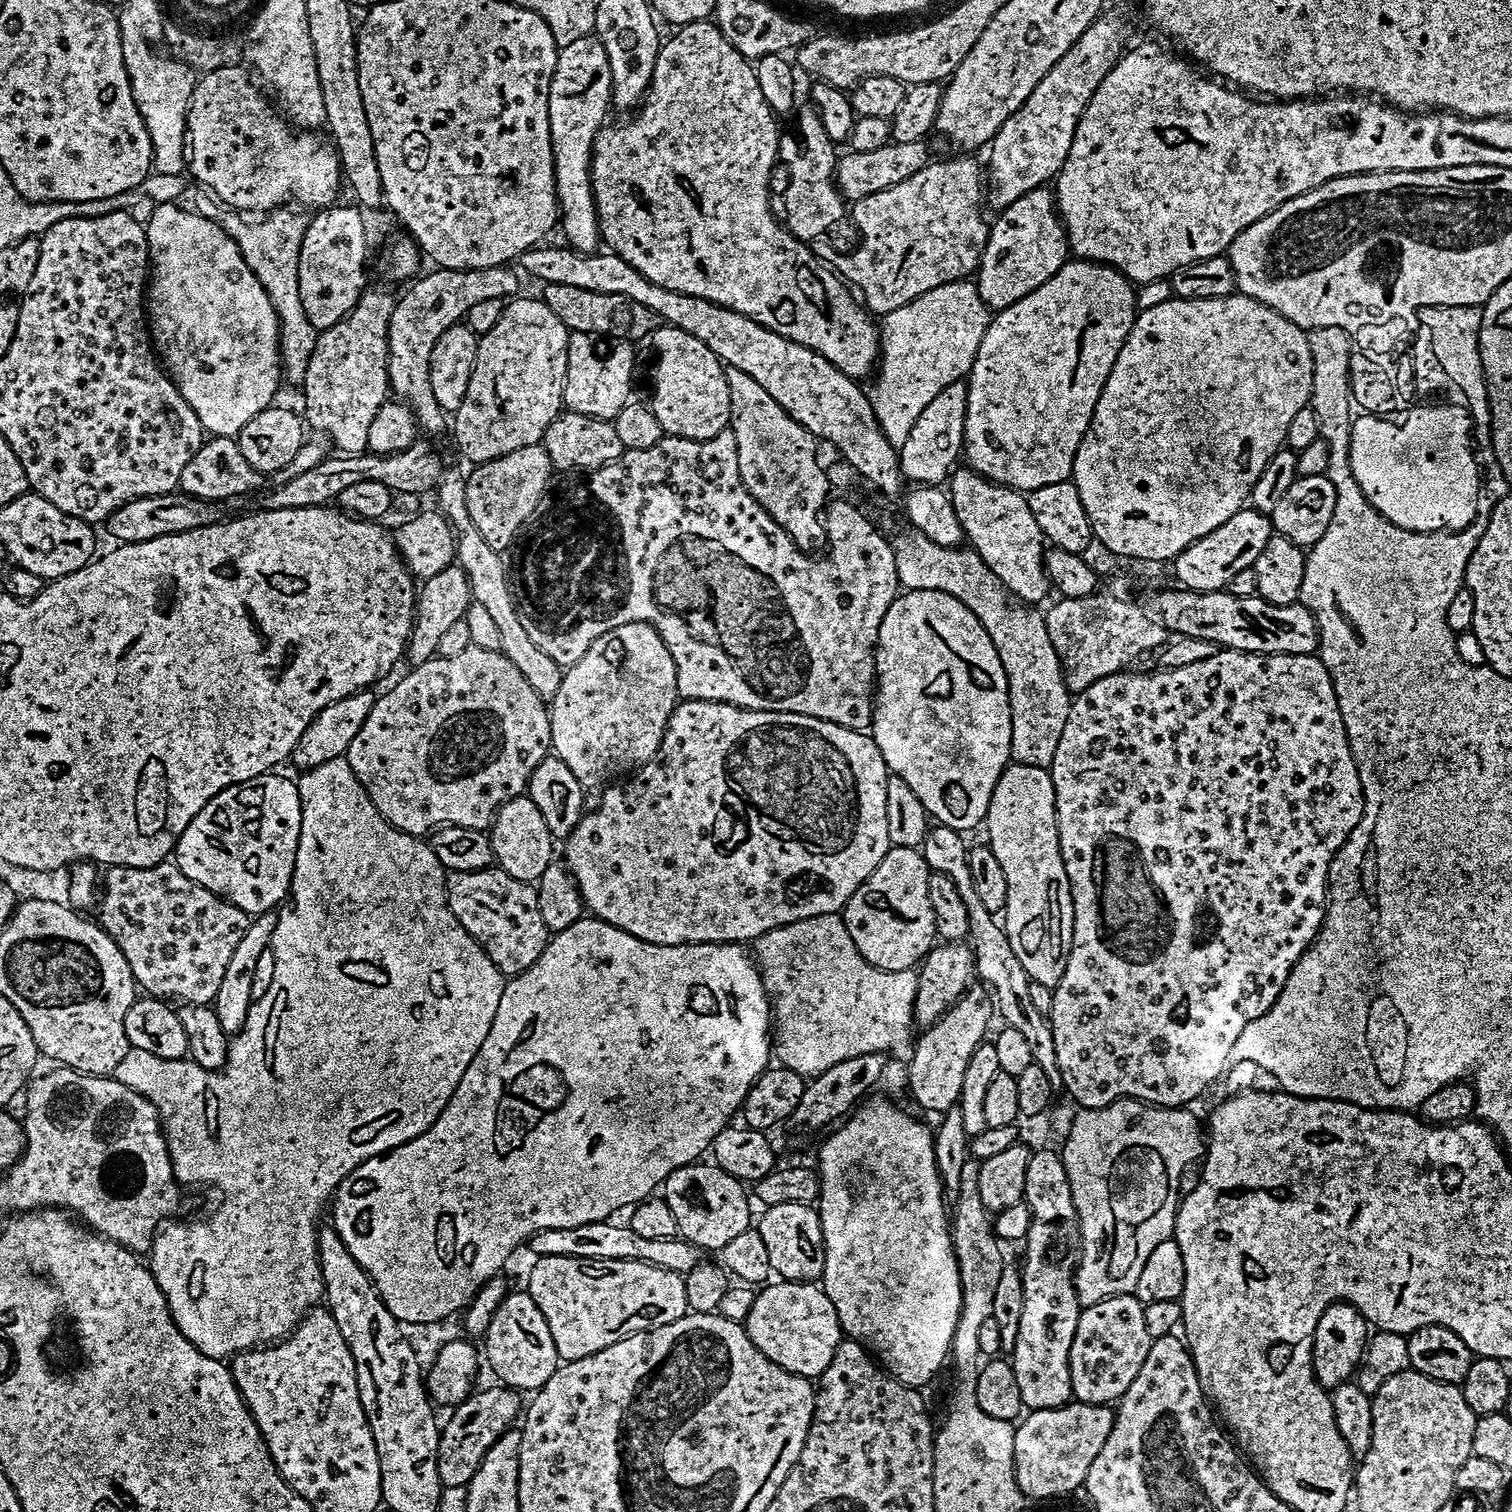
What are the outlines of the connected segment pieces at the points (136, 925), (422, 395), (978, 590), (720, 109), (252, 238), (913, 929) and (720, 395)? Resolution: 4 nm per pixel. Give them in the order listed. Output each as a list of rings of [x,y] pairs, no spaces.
[[[172,862],[145,868],[117,864],[105,872],[98,896],[98,923],[122,950],[137,985],[157,998],[211,1004],[230,957],[246,934],[248,913],[186,878]]]
[[[512,266],[470,269],[437,267],[432,270],[436,272],[425,271],[411,285],[413,288],[397,299],[388,327],[388,386],[416,415],[417,425],[423,431],[425,428],[428,432],[440,432],[446,420],[446,414],[438,406],[434,390],[430,387],[430,353],[434,350],[434,342],[438,342],[450,326],[461,323],[467,317],[470,306],[486,302],[486,298],[504,300],[515,297],[519,293],[516,291],[520,288],[521,276],[515,270]]]
[[[907,530],[908,532],[904,532],[901,534],[897,540],[894,540],[894,547],[896,550],[896,573],[898,574],[898,578],[900,579],[900,588],[904,590],[911,590],[913,588],[917,588],[918,590],[934,590],[935,592],[945,592],[946,594],[950,594],[954,597],[958,602],[962,602],[967,606],[969,610],[978,618],[978,622],[984,629],[986,630],[986,634],[990,634],[990,638],[994,642],[994,650],[998,650],[998,658],[1002,662],[1002,666],[1004,667],[1004,672],[1009,676],[1010,675],[1010,664],[1018,664],[1018,662],[1050,662],[1050,666],[1060,666],[1060,659],[1058,658],[1058,654],[1054,650],[1054,646],[1050,642],[1050,638],[1044,638],[1044,642],[1038,642],[1038,638],[1034,638],[1034,634],[1036,632],[1032,632],[1032,638],[1028,640],[1026,638],[1026,630],[1032,630],[1032,628],[1036,628],[1038,626],[1038,630],[1040,630],[1040,624],[1043,622],[1044,617],[1041,613],[1037,611],[1035,607],[1025,606],[1023,603],[1014,602],[1013,597],[1010,595],[1007,588],[1005,588],[1004,583],[1000,581],[999,578],[995,576],[994,573],[990,570],[990,566],[986,566],[986,562],[982,562],[982,558],[977,552],[975,552],[971,547],[968,546],[957,546],[955,548],[947,548],[946,546],[938,546],[938,542],[930,542],[930,538],[926,538],[922,533],[917,532],[915,530]]]
[[[711,19],[699,20],[698,22],[690,22],[689,24],[679,25],[675,29],[676,32],[672,37],[665,39],[660,45],[660,53],[658,58],[654,62],[654,74],[652,75],[652,81],[648,83],[647,93],[639,105],[637,114],[633,120],[628,120],[625,124],[620,124],[617,128],[611,128],[611,126],[605,126],[601,128],[598,135],[596,135],[596,141],[592,147],[592,193],[596,199],[596,213],[600,219],[600,235],[603,243],[607,245],[611,251],[615,252],[617,256],[621,256],[626,262],[630,262],[630,266],[634,266],[634,270],[641,272],[650,282],[654,282],[658,286],[662,286],[666,290],[674,290],[675,292],[681,292],[682,294],[690,294],[691,296],[697,296],[698,298],[706,298],[710,302],[715,304],[721,304],[726,306],[730,310],[734,310],[738,314],[743,316],[749,316],[754,322],[758,322],[762,326],[766,326],[771,332],[777,332],[782,334],[788,340],[798,342],[802,346],[806,346],[810,350],[814,350],[818,354],[822,354],[822,358],[826,358],[833,366],[838,370],[842,370],[842,374],[853,378],[861,378],[868,371],[873,371],[874,365],[877,363],[880,355],[880,329],[877,321],[870,315],[867,308],[864,307],[863,303],[854,295],[853,289],[849,287],[847,283],[831,267],[828,268],[811,252],[809,245],[805,241],[800,240],[797,236],[792,235],[788,231],[787,227],[772,213],[772,204],[768,201],[768,183],[772,180],[772,167],[778,164],[778,153],[780,150],[780,141],[782,139],[781,133],[776,133],[776,121],[777,117],[774,115],[772,108],[767,104],[766,98],[763,97],[762,89],[758,84],[758,78],[756,77],[756,69],[753,61],[743,56],[724,36],[719,26]]]
[[[281,206],[265,215],[257,224],[231,224],[227,230],[242,250],[250,270],[262,282],[266,294],[280,320],[280,358],[282,372],[292,384],[299,385],[306,374],[306,366],[310,354],[314,354],[318,329],[306,318],[306,310],[302,310],[302,298],[298,290],[298,258],[302,238],[308,229],[309,217],[303,211],[291,212],[288,206]]]
[[[889,847],[882,862],[874,866],[871,874],[856,887],[852,897],[844,905],[842,915],[846,930],[850,938],[854,938],[854,946],[858,946],[862,958],[866,958],[866,962],[870,962],[875,968],[891,972],[907,968],[915,969],[932,951],[937,935],[934,926],[934,910],[930,910],[930,898],[926,894],[929,871],[923,851],[915,848]]]
[[[661,326],[652,333],[650,337],[650,345],[656,351],[656,361],[652,364],[652,400],[650,399],[650,407],[654,418],[658,418],[658,426],[662,426],[664,433],[670,436],[681,436],[687,440],[709,440],[725,431],[730,424],[730,390],[728,383],[724,377],[725,365],[710,349],[702,342],[698,342],[698,338],[694,338],[694,334],[686,334],[686,330],[681,328],[673,328],[671,326]]]

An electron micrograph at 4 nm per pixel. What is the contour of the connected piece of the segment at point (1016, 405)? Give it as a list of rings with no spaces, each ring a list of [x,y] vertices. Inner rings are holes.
[[[1079,258],[1069,259],[1050,279],[1042,282],[1038,290],[1026,294],[1009,308],[1001,308],[989,319],[988,329],[982,338],[982,346],[978,346],[976,361],[972,363],[972,370],[966,377],[968,397],[966,398],[966,422],[964,423],[963,459],[967,467],[973,472],[979,472],[993,484],[1003,484],[1005,488],[1014,488],[1025,494],[1033,492],[1038,486],[1050,486],[1050,482],[1062,482],[1072,475],[1072,463],[1080,445],[1080,439],[1088,433],[1088,426],[1092,422],[1094,406],[1100,397],[1102,386],[1114,366],[1114,358],[1118,358],[1118,350],[1122,350],[1124,340],[1130,334],[1132,324],[1136,320],[1138,309],[1136,306],[1136,288],[1133,281],[1123,276],[1118,269],[1107,264],[1097,264],[1091,260]]]

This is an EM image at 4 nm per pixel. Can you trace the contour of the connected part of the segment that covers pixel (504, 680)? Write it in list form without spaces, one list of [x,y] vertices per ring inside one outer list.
[[[473,646],[454,658],[436,656],[408,671],[389,692],[377,695],[346,758],[382,818],[398,830],[423,837],[446,824],[487,829],[500,807],[527,789],[530,774],[549,755],[549,709],[501,651]]]

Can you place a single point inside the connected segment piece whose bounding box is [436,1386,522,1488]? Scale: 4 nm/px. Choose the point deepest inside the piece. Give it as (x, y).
(476, 1423)

